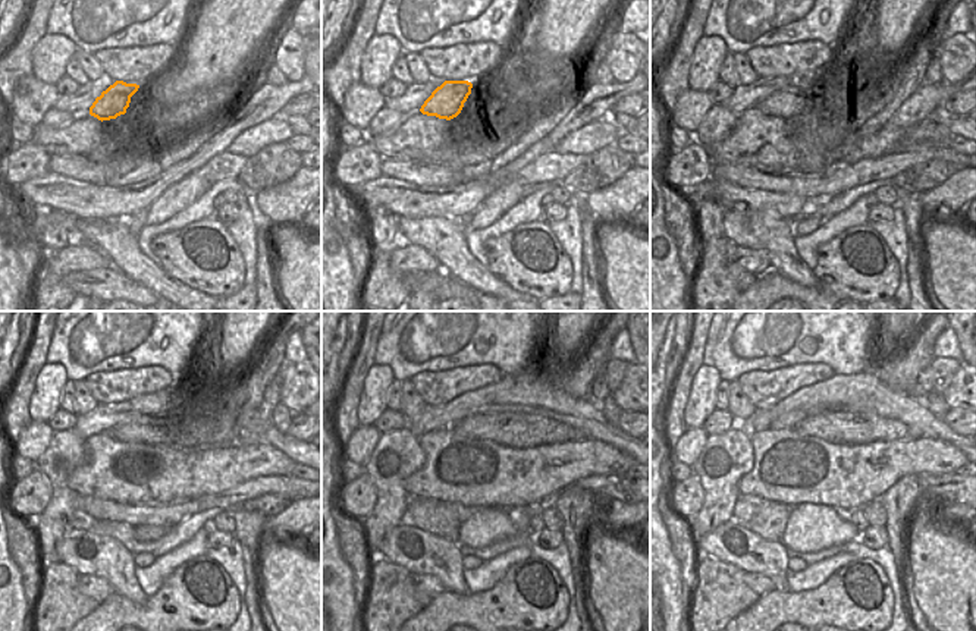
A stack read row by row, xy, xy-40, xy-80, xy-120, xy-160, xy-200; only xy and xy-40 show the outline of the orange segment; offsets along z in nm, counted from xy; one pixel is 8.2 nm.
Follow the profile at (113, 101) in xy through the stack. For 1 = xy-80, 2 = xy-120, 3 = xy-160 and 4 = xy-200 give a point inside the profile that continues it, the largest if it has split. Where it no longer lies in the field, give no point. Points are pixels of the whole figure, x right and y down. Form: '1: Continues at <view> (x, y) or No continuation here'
1: Continues at xy-80 (788, 101)
2: Continues at xy-120 (204, 433)
3: Continues at xy-160 (520, 430)
4: Continues at xy-200 (834, 427)

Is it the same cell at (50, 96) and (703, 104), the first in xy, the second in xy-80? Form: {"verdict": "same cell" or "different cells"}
{"verdict": "same cell"}

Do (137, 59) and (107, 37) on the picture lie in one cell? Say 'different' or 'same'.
different

